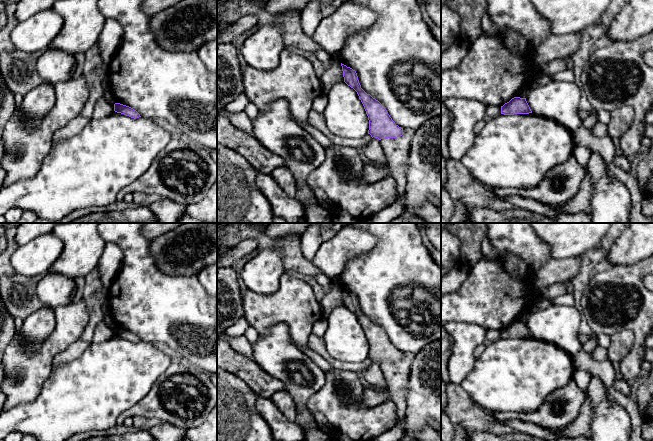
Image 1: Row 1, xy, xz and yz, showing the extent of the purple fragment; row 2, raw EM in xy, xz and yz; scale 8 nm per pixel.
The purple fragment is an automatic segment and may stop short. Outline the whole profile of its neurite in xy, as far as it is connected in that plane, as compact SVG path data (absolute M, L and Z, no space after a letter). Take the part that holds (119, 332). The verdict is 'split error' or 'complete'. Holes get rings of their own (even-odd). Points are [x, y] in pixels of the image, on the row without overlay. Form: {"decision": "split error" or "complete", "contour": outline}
{"decision": "complete", "contour": "M120 327L114 328L114 335L117 337L124 338L134 343L141 341L140 338L136 334Z"}

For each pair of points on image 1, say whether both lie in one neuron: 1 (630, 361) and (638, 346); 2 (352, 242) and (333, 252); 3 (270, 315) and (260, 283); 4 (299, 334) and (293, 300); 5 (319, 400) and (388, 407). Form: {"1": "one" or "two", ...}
{"1": "one", "2": "one", "3": "two", "4": "one", "5": "one"}

